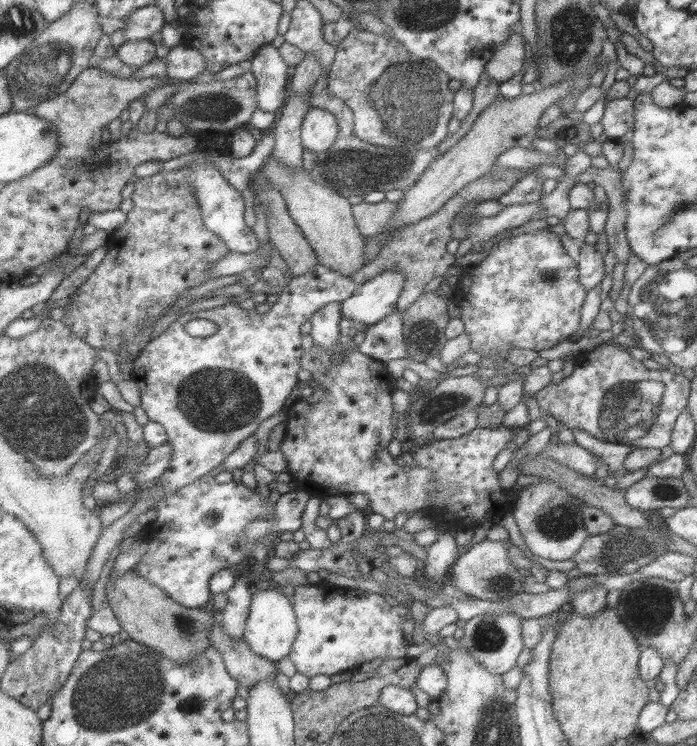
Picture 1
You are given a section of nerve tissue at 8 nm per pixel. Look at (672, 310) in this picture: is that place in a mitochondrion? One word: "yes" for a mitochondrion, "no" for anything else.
yes

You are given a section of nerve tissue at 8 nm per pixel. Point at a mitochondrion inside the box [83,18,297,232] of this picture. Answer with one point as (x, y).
(214, 106)

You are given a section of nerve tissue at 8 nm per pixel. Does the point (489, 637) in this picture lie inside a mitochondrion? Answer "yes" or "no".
yes

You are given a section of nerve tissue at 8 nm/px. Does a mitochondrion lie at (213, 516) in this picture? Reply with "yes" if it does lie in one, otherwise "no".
no

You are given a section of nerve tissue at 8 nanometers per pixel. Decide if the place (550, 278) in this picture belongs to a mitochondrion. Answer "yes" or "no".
yes

